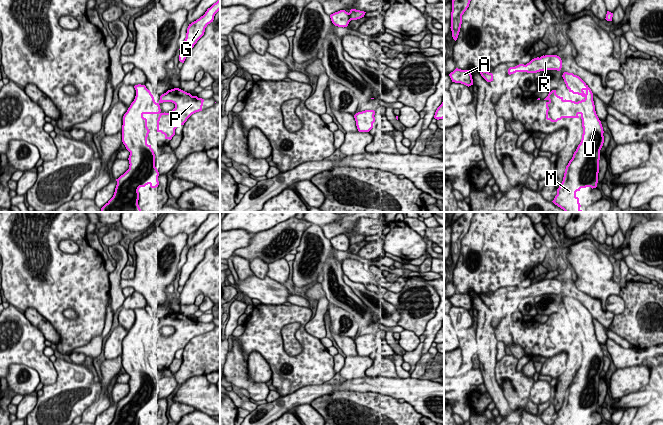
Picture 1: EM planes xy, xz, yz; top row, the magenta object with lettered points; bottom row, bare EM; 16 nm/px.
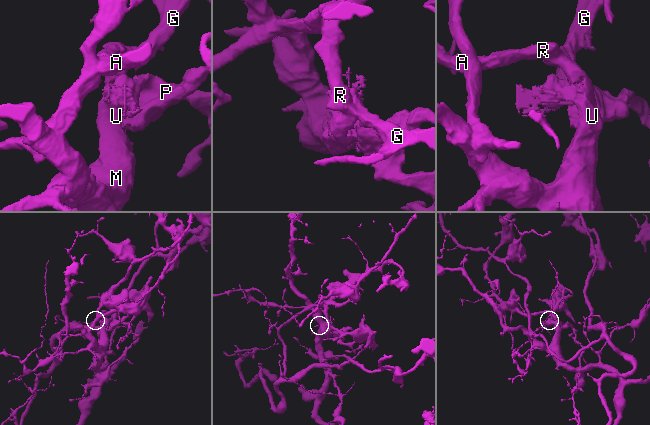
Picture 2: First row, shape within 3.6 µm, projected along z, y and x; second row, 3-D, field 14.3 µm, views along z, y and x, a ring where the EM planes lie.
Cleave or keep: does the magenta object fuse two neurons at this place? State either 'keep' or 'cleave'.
keep

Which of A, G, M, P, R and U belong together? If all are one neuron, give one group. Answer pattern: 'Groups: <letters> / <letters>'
Groups: A G M P R U

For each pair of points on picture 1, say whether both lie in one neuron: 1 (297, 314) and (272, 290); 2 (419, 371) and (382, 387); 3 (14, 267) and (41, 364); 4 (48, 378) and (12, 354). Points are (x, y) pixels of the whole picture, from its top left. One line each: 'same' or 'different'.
1: different
2: different
3: different
4: same

